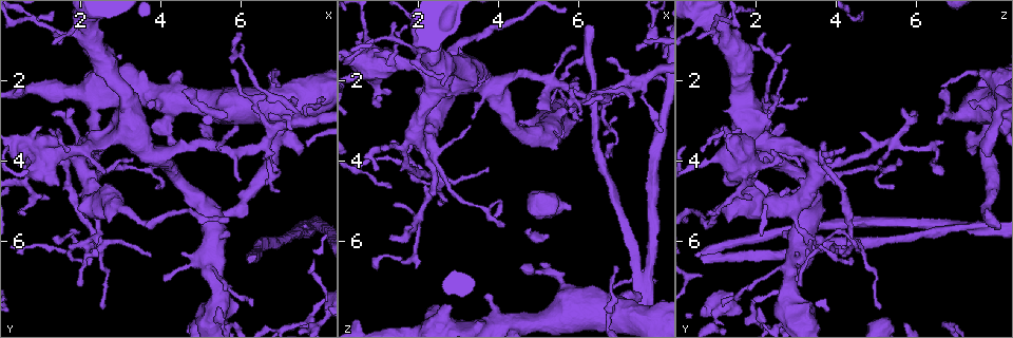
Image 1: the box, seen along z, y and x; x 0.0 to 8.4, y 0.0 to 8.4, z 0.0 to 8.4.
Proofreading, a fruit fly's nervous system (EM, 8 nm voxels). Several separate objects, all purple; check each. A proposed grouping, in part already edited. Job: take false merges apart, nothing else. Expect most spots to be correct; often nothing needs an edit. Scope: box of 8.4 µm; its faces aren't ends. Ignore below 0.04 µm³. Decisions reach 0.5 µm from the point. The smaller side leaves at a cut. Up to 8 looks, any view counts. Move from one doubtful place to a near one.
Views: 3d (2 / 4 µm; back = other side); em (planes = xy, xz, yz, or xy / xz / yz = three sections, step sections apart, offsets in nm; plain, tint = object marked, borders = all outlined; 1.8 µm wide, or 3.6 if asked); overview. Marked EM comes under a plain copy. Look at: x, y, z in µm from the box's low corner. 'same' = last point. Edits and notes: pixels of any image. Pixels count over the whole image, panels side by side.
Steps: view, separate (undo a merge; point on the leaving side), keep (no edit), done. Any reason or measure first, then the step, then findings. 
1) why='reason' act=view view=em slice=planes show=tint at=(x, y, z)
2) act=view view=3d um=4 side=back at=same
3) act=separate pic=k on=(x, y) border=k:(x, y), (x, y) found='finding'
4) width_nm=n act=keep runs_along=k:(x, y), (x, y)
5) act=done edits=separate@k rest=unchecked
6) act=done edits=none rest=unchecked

why='four-way junction' act=view view=em um=3.6 slice=planes show=tint at=(1.95, 4.10, 3.50)

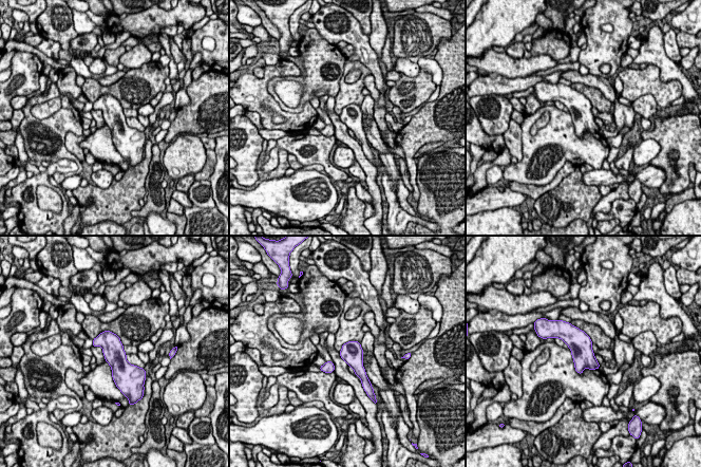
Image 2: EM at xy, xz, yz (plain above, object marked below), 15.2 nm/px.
act=keep found='continuous, no second cell'

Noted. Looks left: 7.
why='abrupt turn' act=view view=3d um=2 at=(3.40, 3.25, 1.60)

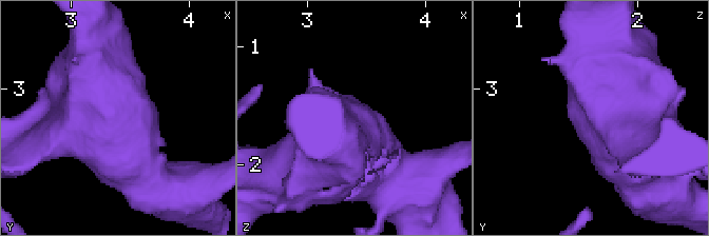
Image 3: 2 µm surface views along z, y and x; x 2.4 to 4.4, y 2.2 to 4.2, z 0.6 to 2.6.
arms=3 arm_widths_nm=280,380,440 act=view view=em slice=yz step=16 show=tint at=(3.38, 3.30, 1.60)

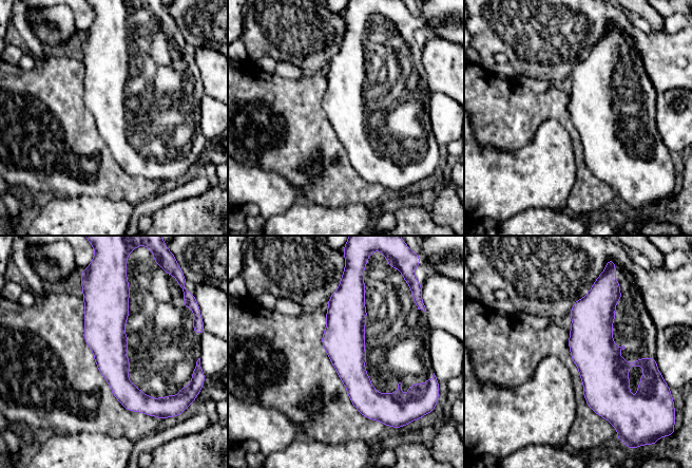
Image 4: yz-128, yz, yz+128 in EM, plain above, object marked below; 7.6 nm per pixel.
act=view view=em slice=planes show=tint at=same

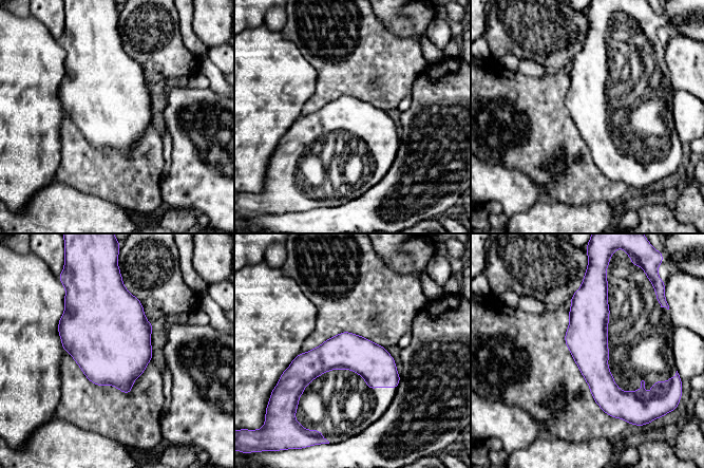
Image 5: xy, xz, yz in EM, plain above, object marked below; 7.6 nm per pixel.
width_nm=280 act=keep runs_along=5:(584, 288), (589, 350), (611, 411) found='all the same cell'

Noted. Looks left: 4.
why='sudden change in width' act=view view=em um=3.6 slice=xz step=8 show=borders at=(5.45, 2.60, 7.90)

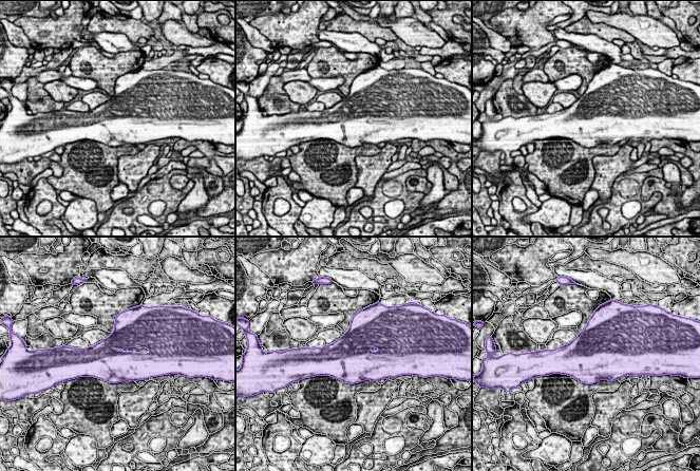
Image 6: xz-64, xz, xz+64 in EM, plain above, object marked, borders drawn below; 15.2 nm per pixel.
act=keep found='all the same cell'

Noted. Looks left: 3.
act=done edits=none rest=unchecked

